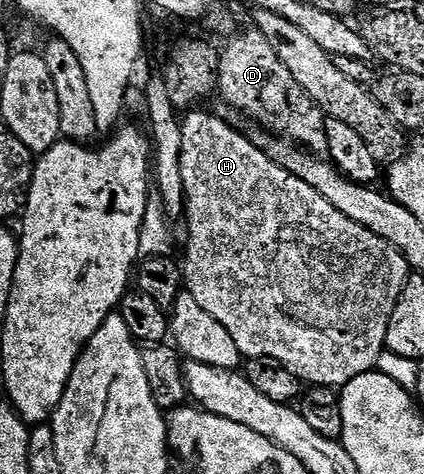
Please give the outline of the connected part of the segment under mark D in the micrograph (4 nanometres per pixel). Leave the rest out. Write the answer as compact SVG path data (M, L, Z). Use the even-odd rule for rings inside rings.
M253 27L247 33L231 36L226 46L220 49L220 71L217 92L234 109L251 117L265 132L285 139L315 155L325 154L327 116L322 108L307 95L304 87L292 79L288 67L280 63L280 55L272 51L272 43Z

